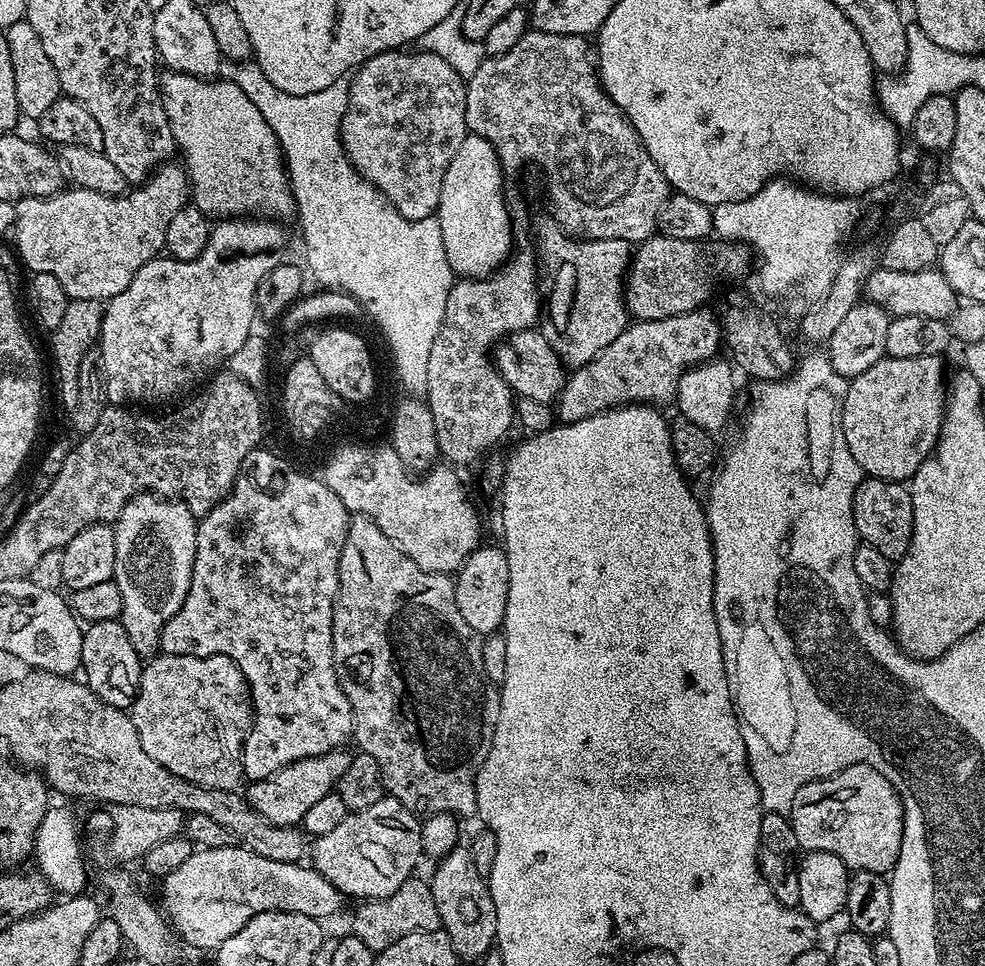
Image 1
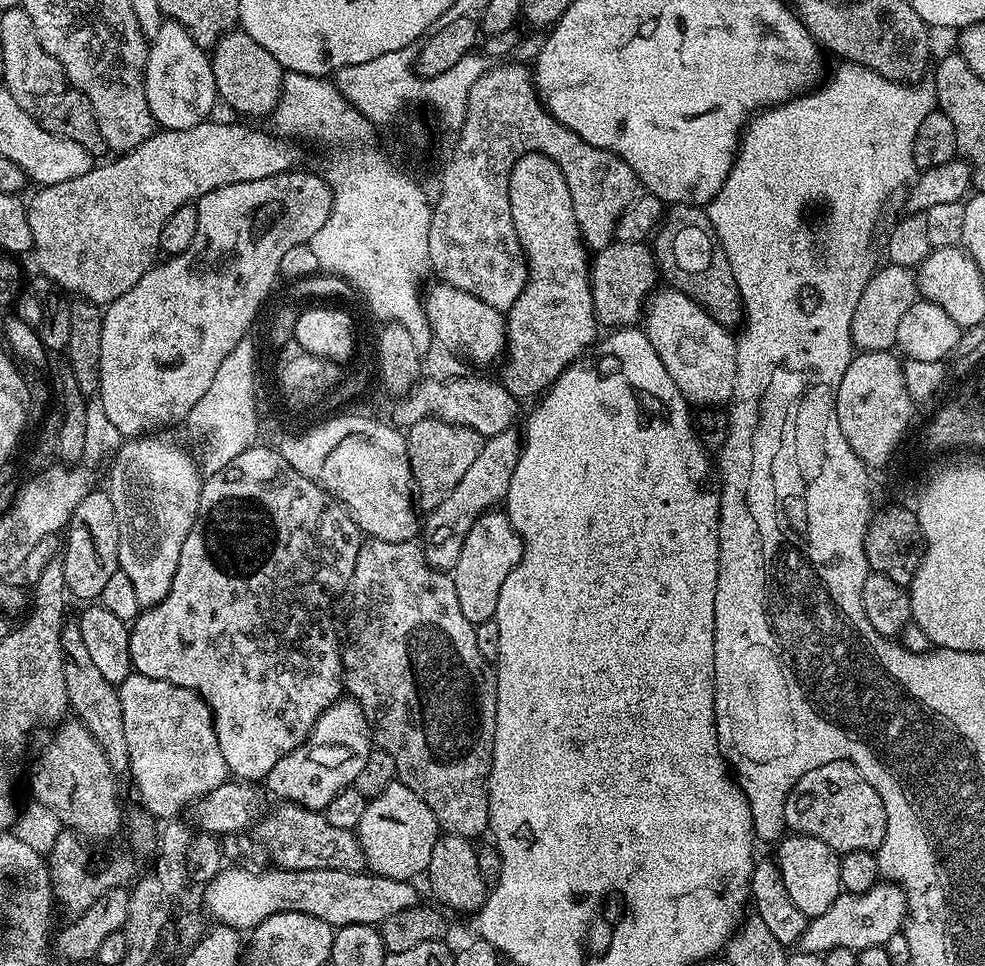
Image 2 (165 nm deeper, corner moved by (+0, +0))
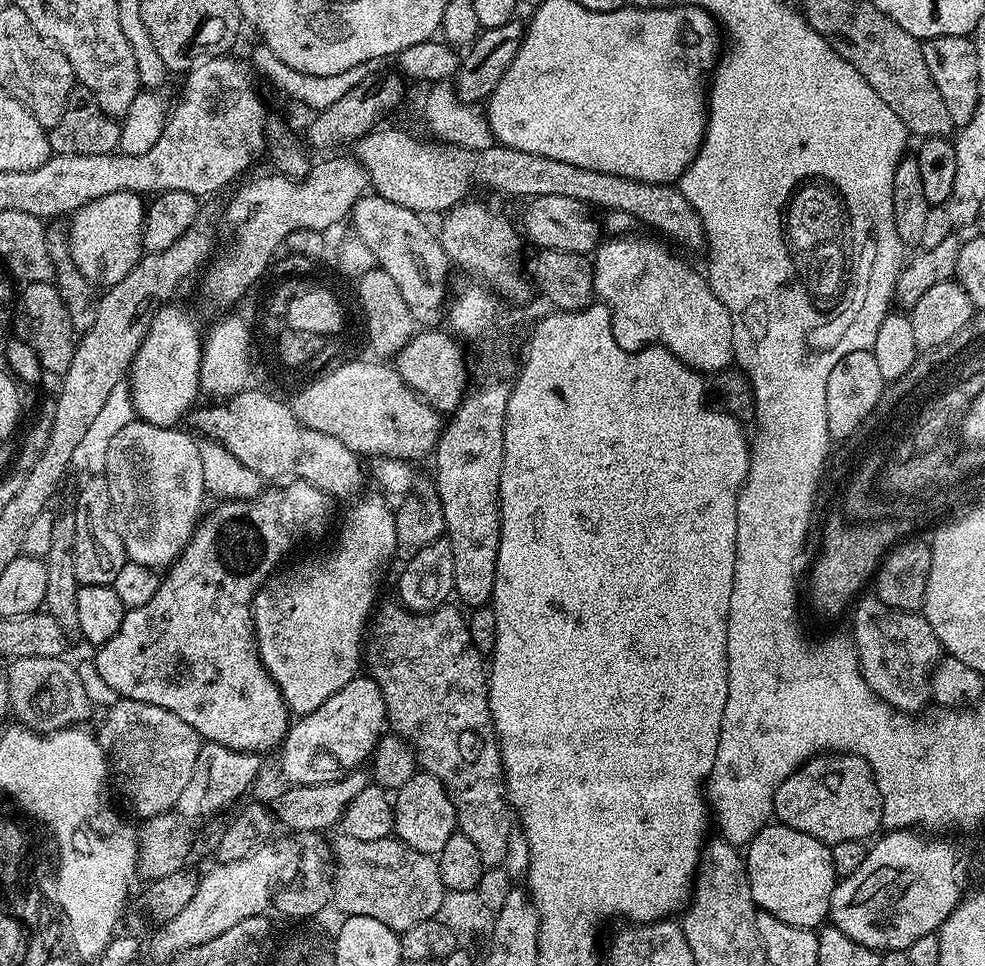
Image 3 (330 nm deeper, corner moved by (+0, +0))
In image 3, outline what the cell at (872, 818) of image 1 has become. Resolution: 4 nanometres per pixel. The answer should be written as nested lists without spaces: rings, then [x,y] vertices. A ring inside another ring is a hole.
[[[855,754],[813,756],[794,774],[790,774],[790,778],[782,782],[782,786],[778,786],[774,794],[772,811],[779,823],[794,830],[802,830],[802,834],[810,834],[829,846],[851,840],[867,841],[868,836],[875,837],[881,831],[884,822],[884,803],[876,785],[876,776],[872,773],[872,767]]]

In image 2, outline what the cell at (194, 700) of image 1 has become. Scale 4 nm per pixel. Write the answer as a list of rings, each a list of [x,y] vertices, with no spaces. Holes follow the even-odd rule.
[[[133,671],[132,675],[118,686],[122,706],[122,726],[126,736],[128,751],[127,775],[132,776],[132,784],[136,787],[136,796],[140,799],[139,807],[149,812],[157,821],[168,822],[180,811],[205,796],[210,790],[222,786],[229,779],[226,758],[222,758],[222,750],[218,750],[216,726],[212,723],[212,712],[208,704],[189,688],[174,686],[158,678],[146,678]]]

